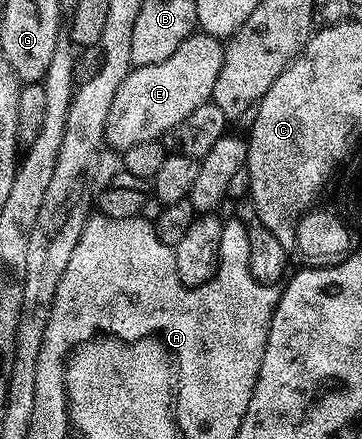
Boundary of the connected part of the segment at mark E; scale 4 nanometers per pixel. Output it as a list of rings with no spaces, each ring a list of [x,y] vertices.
[[[196,32],[187,37],[185,44],[181,44],[181,48],[177,48],[169,60],[131,69],[125,80],[121,80],[121,88],[117,88],[117,96],[113,96],[113,104],[109,107],[109,120],[105,120],[106,145],[110,149],[112,146],[116,152],[122,152],[133,148],[133,144],[145,144],[145,140],[162,139],[163,134],[185,120],[191,112],[210,102],[213,84],[217,84],[217,76],[221,72],[223,47],[224,43],[212,34]]]

